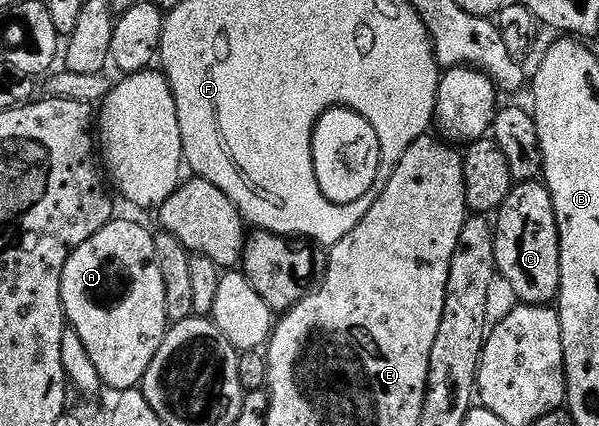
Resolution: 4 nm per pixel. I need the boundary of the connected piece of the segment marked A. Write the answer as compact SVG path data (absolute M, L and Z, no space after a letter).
M112 218L104 228L97 230L97 234L93 234L93 238L89 238L89 242L77 246L77 250L73 250L69 262L65 262L65 270L61 274L61 302L63 303L63 315L68 325L77 334L77 338L81 338L81 342L85 342L85 350L89 350L89 358L93 358L93 366L97 366L97 374L103 379L104 385L108 389L111 387L112 393L115 394L130 388L140 387L145 378L145 370L149 370L149 362L153 362L157 350L161 350L161 342L169 327L167 311L165 310L165 278L161 278L157 250L153 250L152 229L142 228L141 225L134 224L131 220Z

